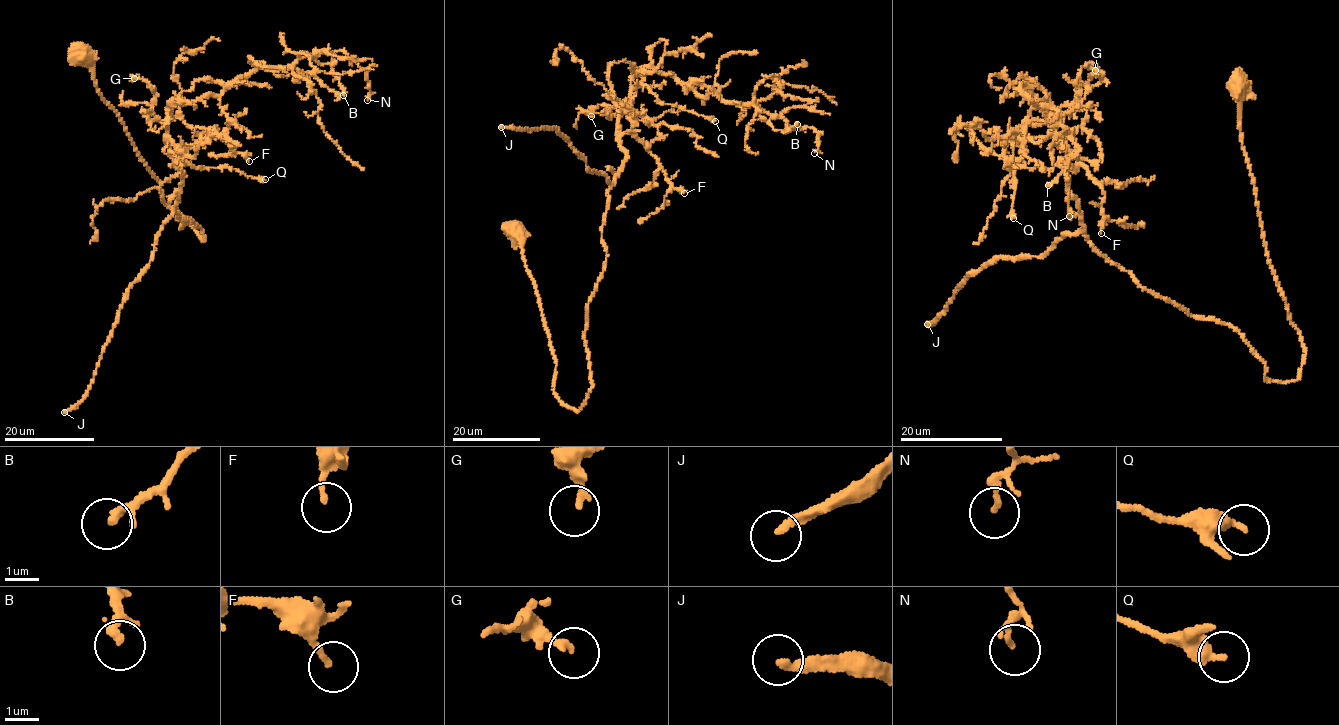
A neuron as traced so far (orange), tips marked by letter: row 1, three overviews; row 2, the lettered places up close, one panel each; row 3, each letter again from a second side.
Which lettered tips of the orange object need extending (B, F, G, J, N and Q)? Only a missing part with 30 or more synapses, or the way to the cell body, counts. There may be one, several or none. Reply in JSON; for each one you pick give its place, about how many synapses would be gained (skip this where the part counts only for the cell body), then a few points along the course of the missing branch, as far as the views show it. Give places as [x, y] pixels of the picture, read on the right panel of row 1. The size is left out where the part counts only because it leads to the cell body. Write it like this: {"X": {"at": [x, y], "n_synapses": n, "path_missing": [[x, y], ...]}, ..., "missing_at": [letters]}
{"J": {"at": [927, 324], "n_synapses": 250, "path_missing": [[927, 324], [985, 223], [992, 203], [981, 200], [1008, 189], [992, 190], [1000, 197], [993, 173]]}, "missing_at": ["J"]}

